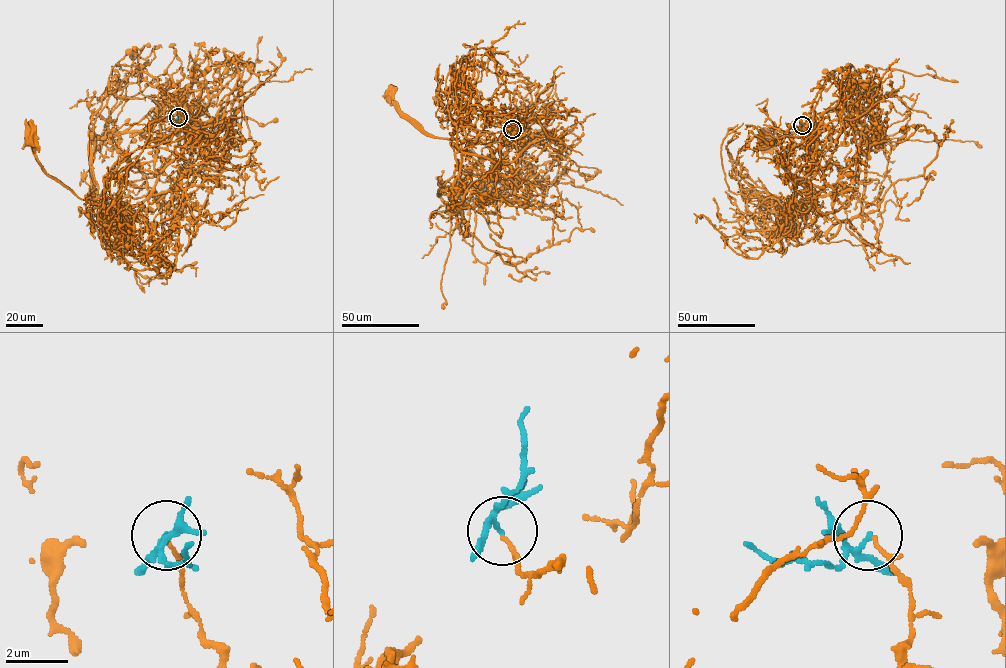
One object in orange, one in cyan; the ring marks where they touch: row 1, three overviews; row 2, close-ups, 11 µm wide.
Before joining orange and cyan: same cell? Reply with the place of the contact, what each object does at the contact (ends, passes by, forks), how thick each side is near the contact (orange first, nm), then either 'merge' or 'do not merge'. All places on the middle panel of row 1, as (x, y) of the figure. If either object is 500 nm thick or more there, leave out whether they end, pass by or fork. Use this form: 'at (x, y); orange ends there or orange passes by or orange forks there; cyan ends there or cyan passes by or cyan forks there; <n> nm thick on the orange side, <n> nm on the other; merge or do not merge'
at (512, 129); orange ends there; cyan forks there; 100 nm thick on the orange side, 120 nm on the other; do not merge

